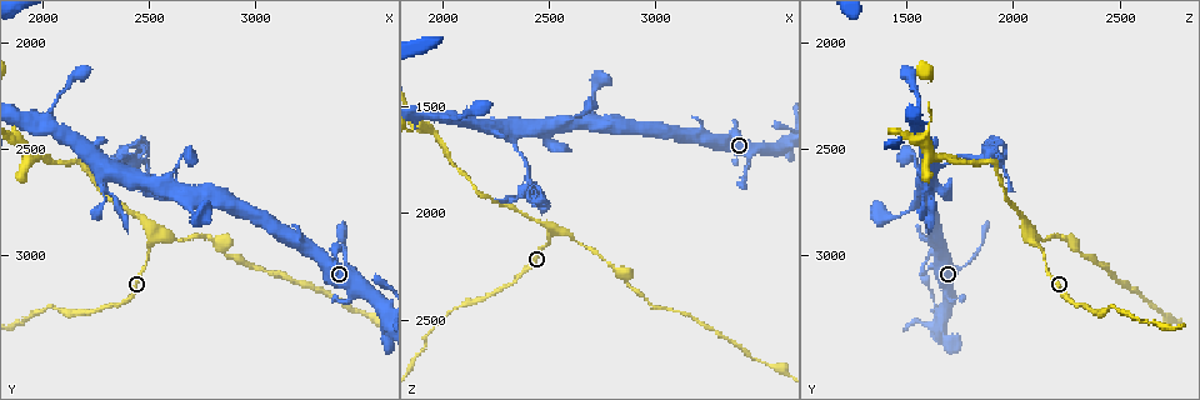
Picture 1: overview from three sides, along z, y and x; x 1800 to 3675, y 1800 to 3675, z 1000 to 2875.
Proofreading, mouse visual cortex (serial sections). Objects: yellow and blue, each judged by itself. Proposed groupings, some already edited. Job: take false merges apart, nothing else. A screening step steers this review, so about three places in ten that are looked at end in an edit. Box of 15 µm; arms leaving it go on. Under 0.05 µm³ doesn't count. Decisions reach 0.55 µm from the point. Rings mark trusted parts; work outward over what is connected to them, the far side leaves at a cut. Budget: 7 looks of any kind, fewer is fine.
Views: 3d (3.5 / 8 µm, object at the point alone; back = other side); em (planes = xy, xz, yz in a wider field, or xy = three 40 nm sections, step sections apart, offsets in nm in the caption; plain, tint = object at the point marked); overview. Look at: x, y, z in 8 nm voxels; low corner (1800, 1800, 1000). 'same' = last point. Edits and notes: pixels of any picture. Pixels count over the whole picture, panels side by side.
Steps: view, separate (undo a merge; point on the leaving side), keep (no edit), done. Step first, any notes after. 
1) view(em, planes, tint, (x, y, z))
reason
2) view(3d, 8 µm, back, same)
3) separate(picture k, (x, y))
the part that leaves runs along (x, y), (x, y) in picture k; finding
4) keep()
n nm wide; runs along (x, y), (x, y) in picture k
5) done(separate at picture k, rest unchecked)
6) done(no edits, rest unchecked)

view(3d, 8 µm, back, (2280, 2730, 1580))
narrows sharply

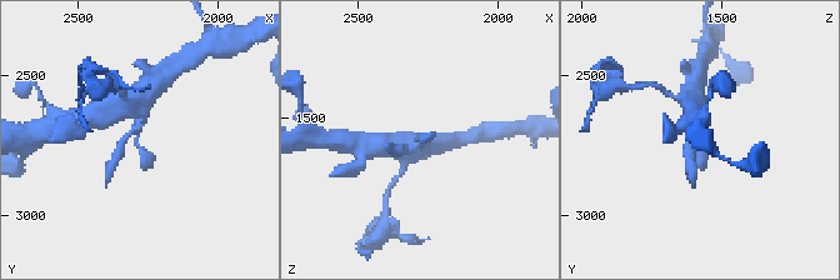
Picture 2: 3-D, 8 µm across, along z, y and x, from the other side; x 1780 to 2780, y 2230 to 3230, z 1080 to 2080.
view(3d, 3.5 µm, (2300, 2710, 1590))
zoom in

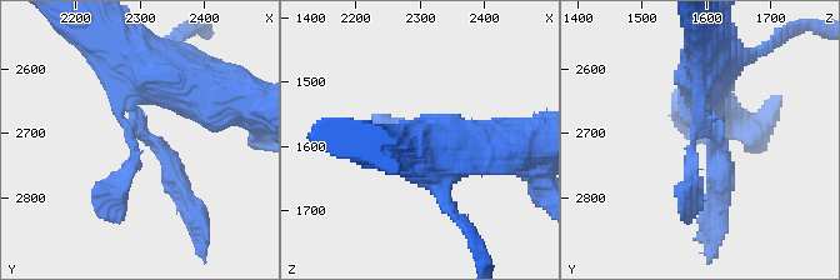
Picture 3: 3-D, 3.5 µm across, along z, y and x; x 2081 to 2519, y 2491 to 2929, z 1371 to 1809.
view(em, xy, step 2, tint, (2290, 2710, 1580))
need the tissue

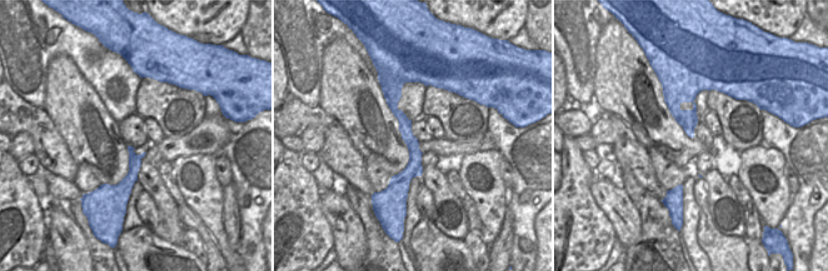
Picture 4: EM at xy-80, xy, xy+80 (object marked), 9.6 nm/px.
keep()
runs along (397, 88), (394, 109), (414, 150), (400, 191) in picture 4; one cell here

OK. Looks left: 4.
view(3d, 3.5 µm, (2520, 2910, 2070))
arms part here

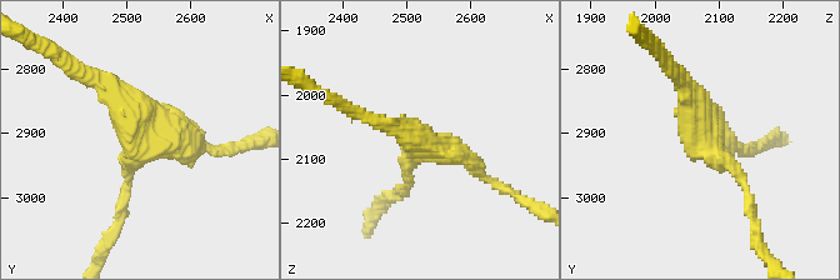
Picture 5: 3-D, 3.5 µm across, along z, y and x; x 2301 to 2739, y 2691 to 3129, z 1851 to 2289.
view(em, xy, step 5, tint, (2525, 2920, 2080))
3 arms; arms of 150, 250, 300 nm

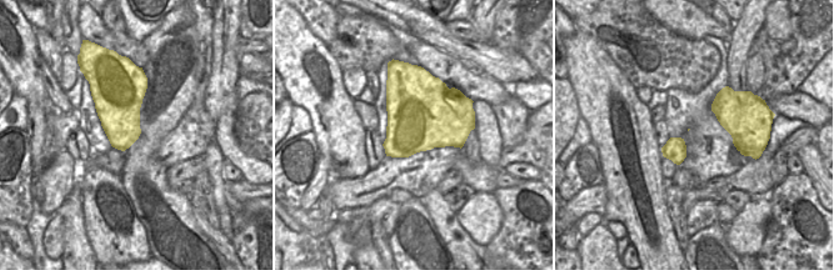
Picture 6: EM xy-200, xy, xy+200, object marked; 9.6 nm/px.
keep()
700 nm wide; runs along (749, 206), (681, 80) in picture 5; all the same cell

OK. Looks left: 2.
done(no edits, rest unchecked)

